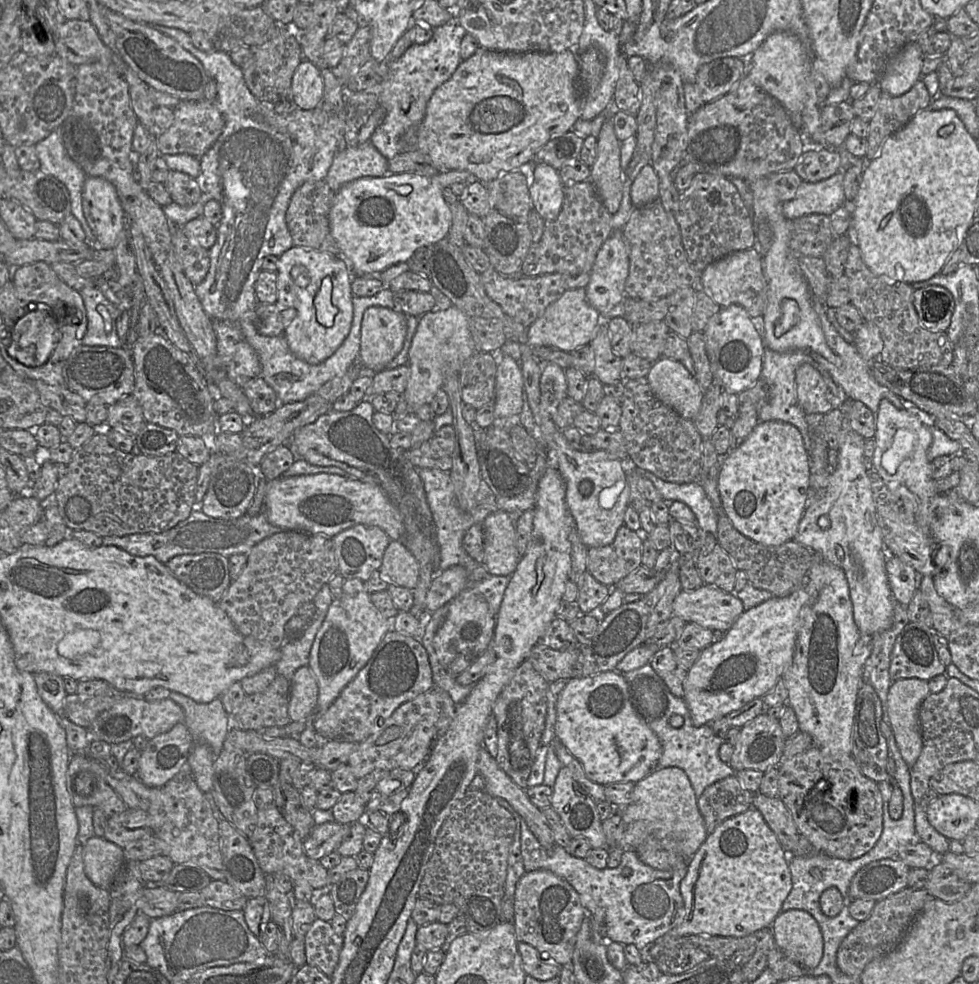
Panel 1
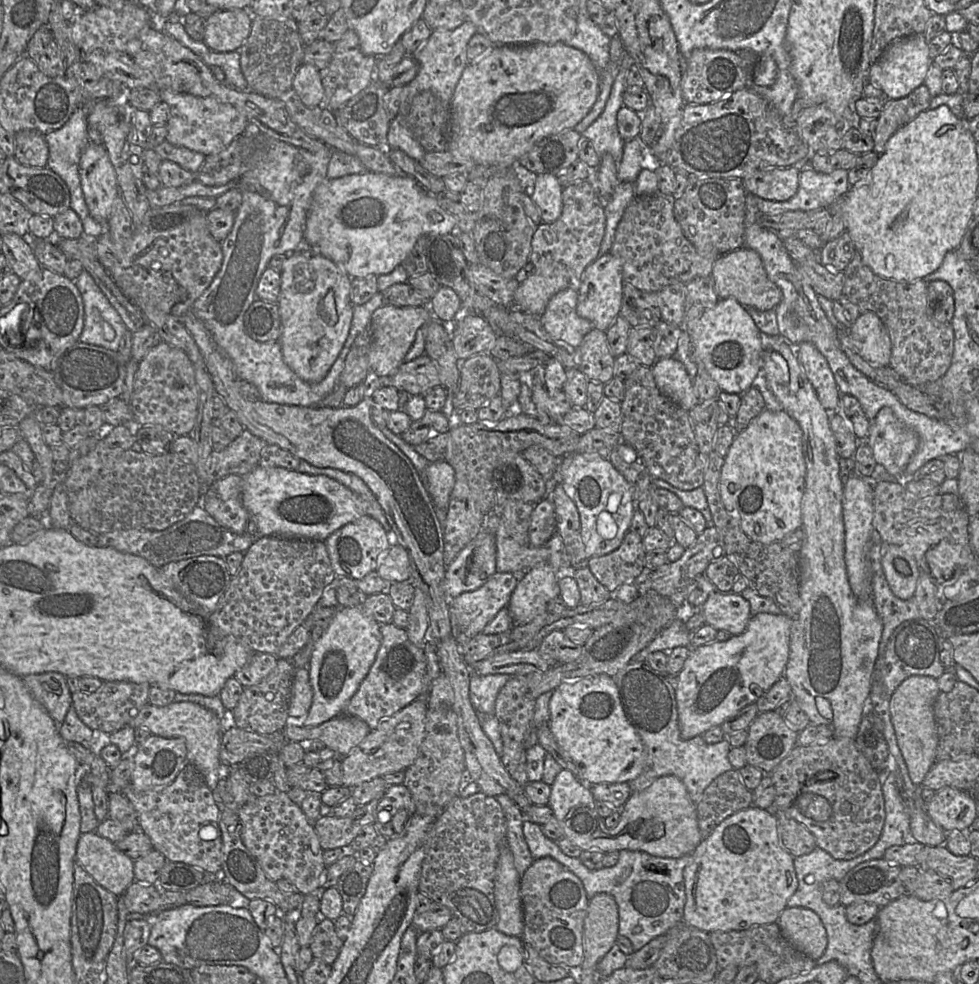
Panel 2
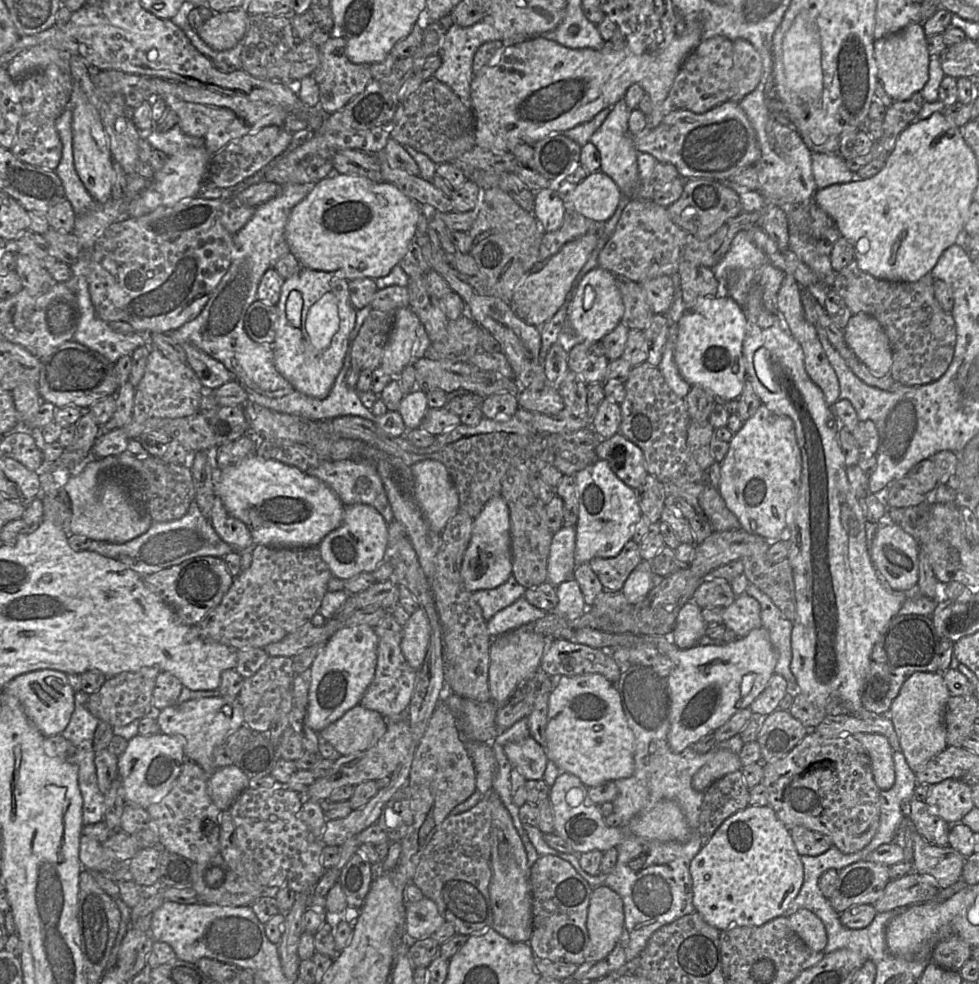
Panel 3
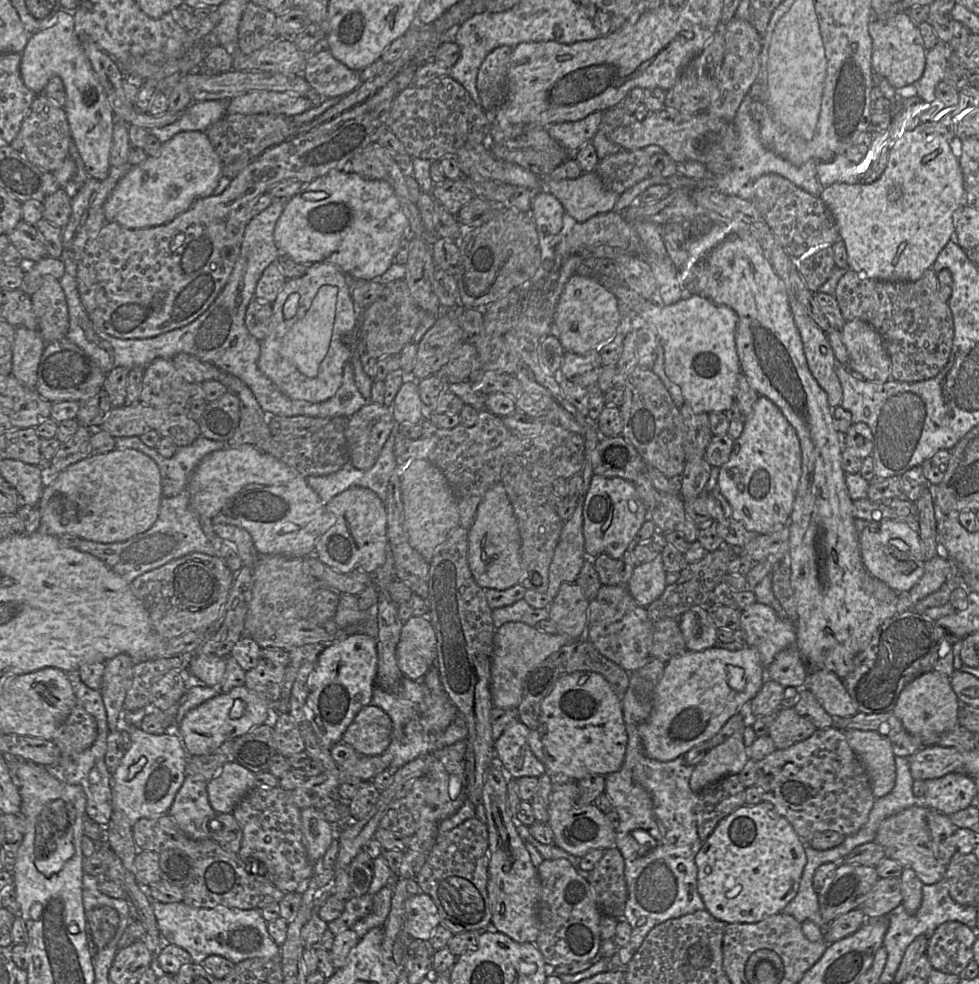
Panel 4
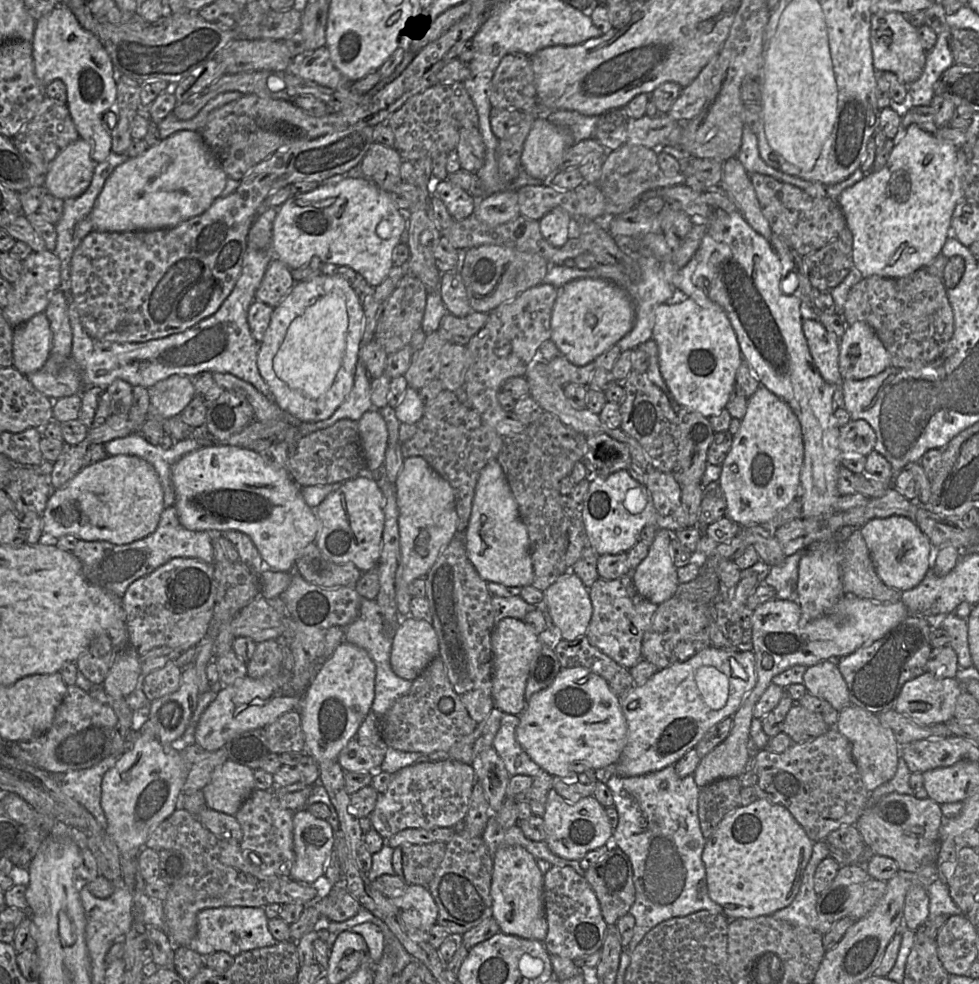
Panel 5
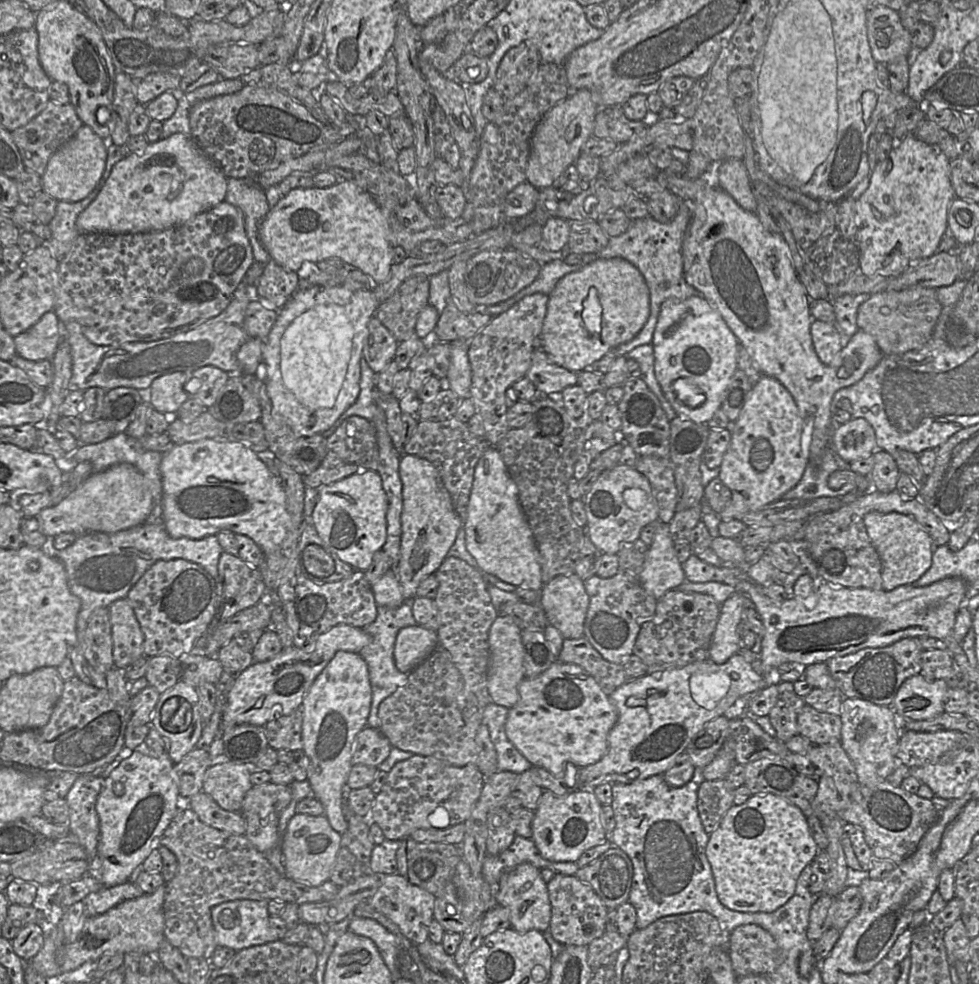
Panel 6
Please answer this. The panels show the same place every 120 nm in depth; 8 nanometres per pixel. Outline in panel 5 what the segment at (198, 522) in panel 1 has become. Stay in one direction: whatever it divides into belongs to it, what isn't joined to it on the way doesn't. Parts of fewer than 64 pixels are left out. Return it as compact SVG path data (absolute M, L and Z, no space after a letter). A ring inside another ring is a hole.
M173 505L164 509L156 530L147 537L123 545L101 540L79 540L71 552L80 560L83 575L89 583L103 588L122 601L130 584L173 558L195 558L213 565L212 537L213 533L209 531L192 531L183 527Z

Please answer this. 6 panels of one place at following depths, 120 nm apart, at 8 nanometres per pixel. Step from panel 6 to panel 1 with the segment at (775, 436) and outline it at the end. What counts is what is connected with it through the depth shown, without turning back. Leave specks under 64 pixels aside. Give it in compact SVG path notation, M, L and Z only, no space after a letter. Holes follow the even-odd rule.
M770 420L759 422L736 449L723 456L718 489L723 508L734 527L766 546L794 540L806 509L809 490L809 454L794 425Z

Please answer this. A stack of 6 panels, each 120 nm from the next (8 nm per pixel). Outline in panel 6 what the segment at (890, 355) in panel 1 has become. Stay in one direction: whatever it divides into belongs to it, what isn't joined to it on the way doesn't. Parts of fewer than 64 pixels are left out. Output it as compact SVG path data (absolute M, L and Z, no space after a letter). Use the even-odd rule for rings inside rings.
M912 287L902 291L871 294L857 311L857 326L871 335L883 355L902 354L921 349L932 337L942 307L936 288Z

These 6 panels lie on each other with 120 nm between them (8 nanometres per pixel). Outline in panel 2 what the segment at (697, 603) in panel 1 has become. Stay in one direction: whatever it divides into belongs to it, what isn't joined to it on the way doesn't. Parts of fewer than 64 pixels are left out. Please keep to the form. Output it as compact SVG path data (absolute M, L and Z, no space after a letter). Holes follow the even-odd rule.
M716 590L700 607L694 607L704 616L706 624L733 635L742 634L751 615L750 603L741 594Z

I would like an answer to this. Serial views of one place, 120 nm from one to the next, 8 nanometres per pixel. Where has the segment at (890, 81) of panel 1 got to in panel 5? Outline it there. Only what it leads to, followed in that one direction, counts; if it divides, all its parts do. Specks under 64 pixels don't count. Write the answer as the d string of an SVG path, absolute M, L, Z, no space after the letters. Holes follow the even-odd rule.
M879 12L872 14L870 35L873 66L878 72L892 72L906 86L917 81L923 73L926 54L918 36L917 28L912 26L899 12Z

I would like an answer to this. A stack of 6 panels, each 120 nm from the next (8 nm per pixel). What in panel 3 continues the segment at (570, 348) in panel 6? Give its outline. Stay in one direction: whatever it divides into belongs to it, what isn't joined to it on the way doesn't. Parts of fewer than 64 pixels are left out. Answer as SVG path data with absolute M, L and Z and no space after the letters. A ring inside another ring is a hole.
M595 267L579 281L571 295L567 324L578 341L600 341L621 322L624 305L615 274L611 271Z

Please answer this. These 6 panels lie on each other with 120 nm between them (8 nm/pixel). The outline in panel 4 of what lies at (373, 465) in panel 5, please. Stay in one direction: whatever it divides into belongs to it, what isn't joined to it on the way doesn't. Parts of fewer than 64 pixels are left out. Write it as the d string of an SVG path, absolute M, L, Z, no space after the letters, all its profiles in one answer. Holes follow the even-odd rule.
M373 402L349 417L344 433L349 459L357 469L368 470L376 463L395 423L391 409Z

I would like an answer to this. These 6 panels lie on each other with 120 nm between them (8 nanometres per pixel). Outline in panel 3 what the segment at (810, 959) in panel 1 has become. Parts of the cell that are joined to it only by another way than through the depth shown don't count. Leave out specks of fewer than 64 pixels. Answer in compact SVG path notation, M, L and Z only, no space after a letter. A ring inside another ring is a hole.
M807 909L791 914L789 923L793 931L813 951L823 951L827 945L827 934L821 919Z

